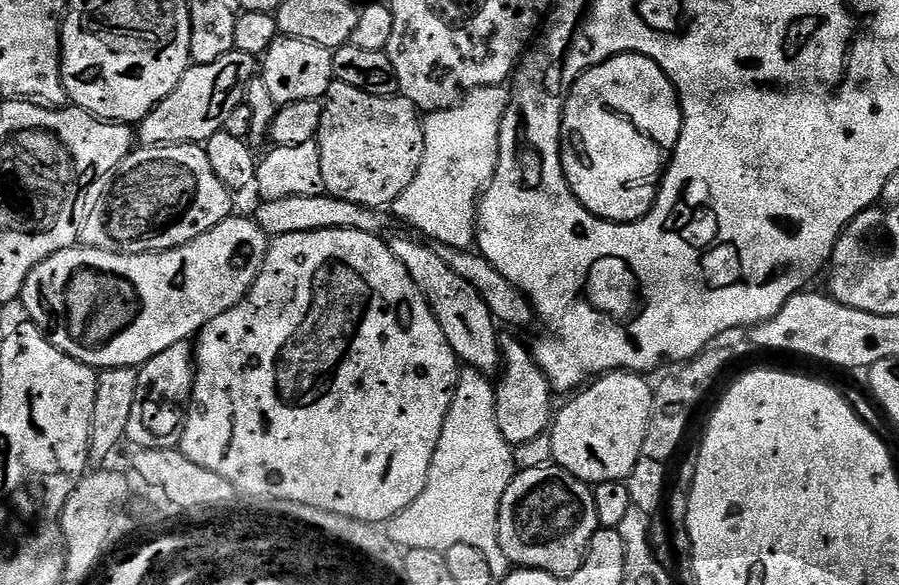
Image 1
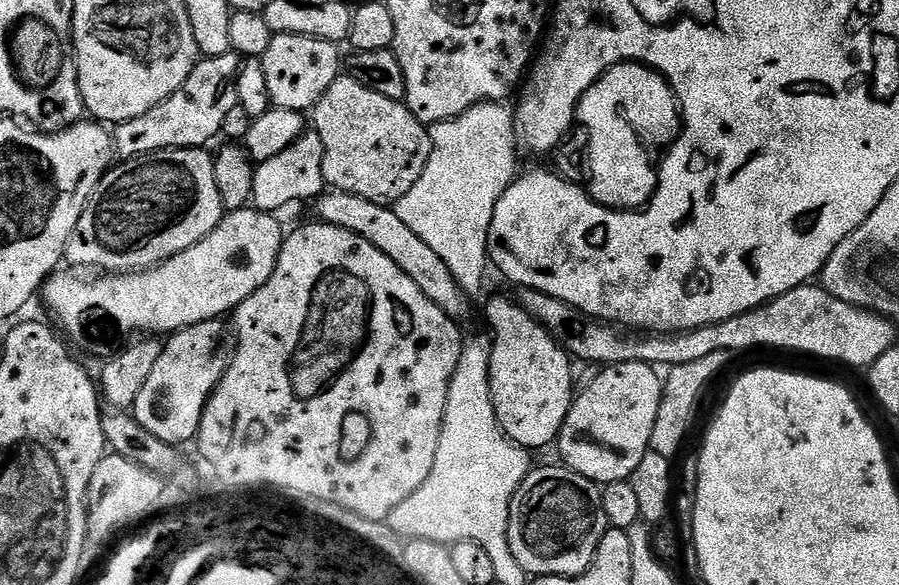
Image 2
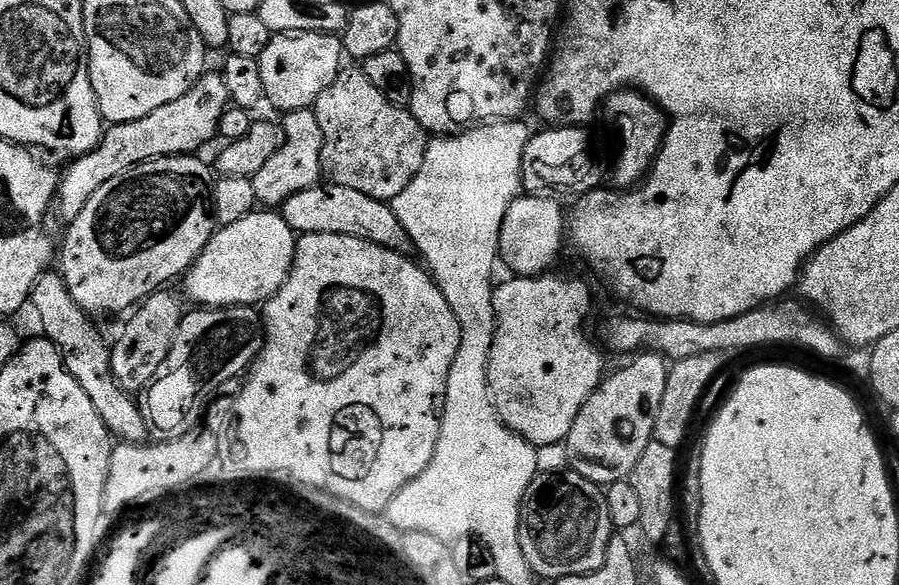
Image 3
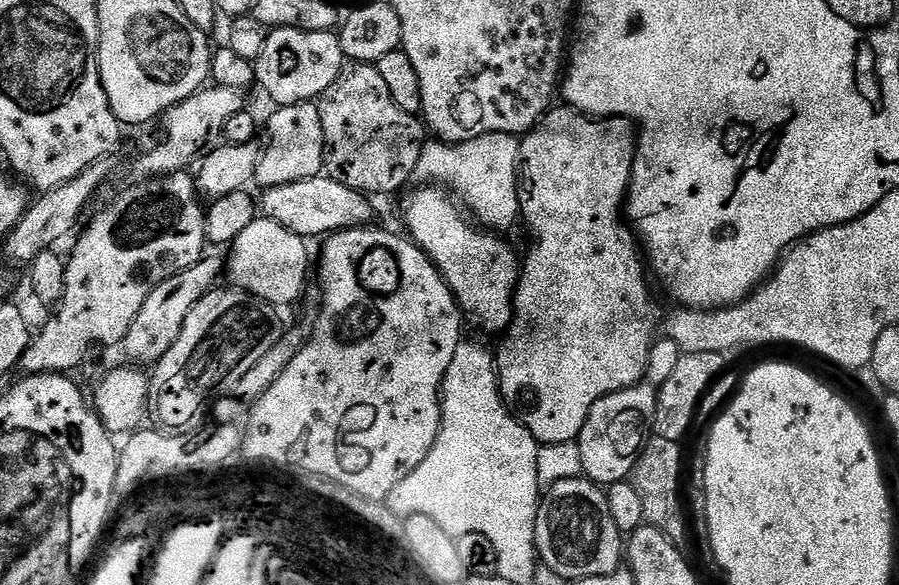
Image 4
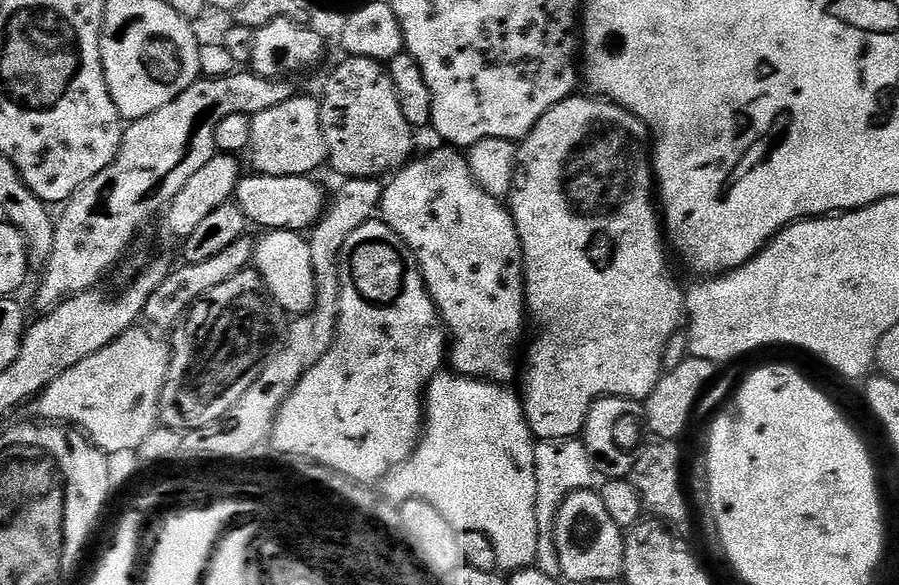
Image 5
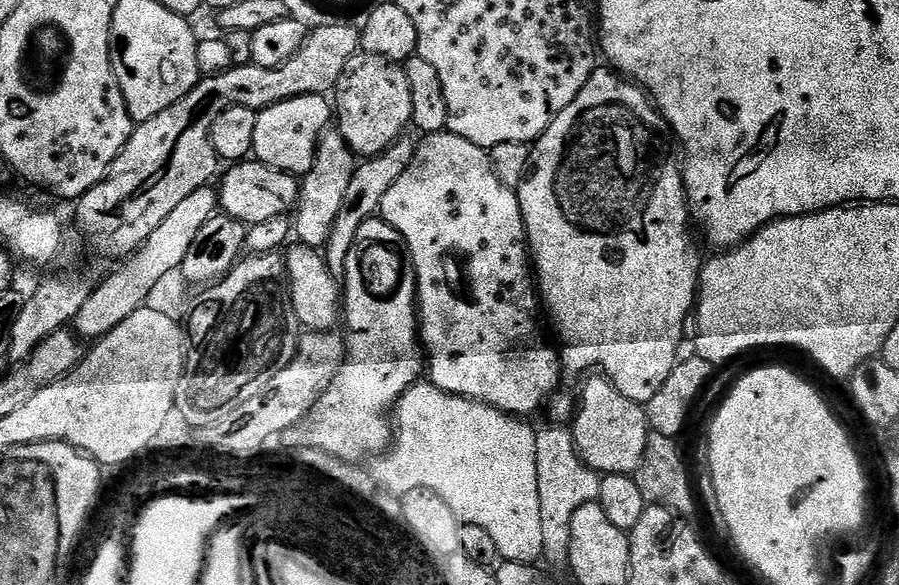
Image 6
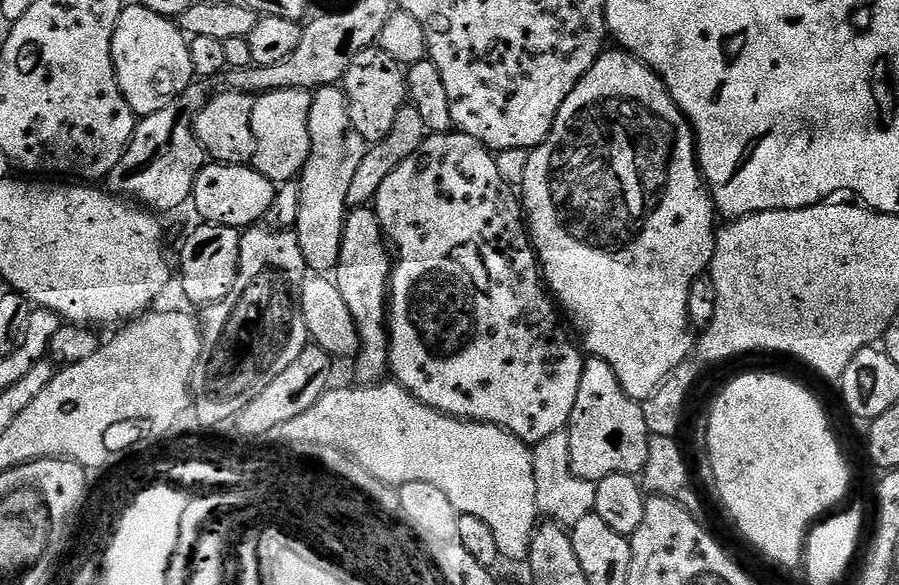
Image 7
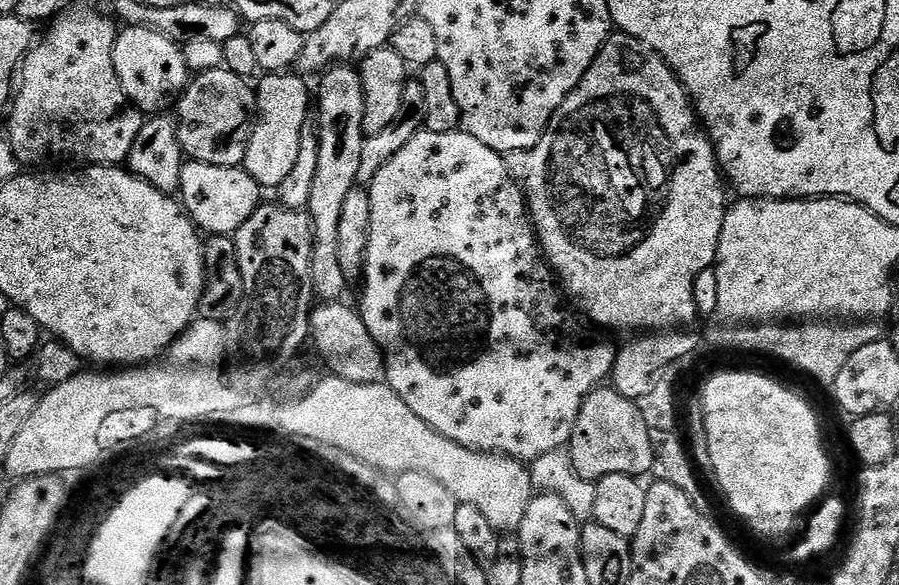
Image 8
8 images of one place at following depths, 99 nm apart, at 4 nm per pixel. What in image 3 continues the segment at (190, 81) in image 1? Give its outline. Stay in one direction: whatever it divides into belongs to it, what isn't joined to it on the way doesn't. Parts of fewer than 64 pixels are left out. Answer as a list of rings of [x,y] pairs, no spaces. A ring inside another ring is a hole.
[[[205,71],[200,80],[182,98],[174,98],[174,102],[166,102],[166,106],[158,106],[158,110],[150,110],[146,118],[138,118],[134,122],[113,124],[104,133],[104,139],[92,152],[75,157],[72,164],[59,177],[54,201],[54,212],[64,219],[65,225],[74,222],[78,214],[82,214],[86,202],[94,198],[94,193],[101,186],[106,186],[110,178],[118,178],[126,170],[136,164],[144,164],[148,160],[157,160],[163,156],[186,156],[199,153],[200,147],[211,136],[220,131],[222,114],[230,106],[226,82],[219,71]]]

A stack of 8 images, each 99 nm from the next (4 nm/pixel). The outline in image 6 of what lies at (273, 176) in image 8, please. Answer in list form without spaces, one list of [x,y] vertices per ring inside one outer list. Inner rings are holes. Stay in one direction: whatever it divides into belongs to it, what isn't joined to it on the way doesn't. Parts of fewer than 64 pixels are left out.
[[[327,95],[299,96],[259,109],[256,113],[252,147],[255,159],[267,168],[303,178],[314,166],[316,143],[320,141],[321,132],[325,131],[329,124],[330,100]]]

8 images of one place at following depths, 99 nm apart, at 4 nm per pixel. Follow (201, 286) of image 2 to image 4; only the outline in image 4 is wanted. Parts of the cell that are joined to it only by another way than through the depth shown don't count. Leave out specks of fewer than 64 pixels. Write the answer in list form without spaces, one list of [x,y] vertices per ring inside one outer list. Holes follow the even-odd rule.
[[[258,218],[238,234],[236,241],[230,245],[229,256],[226,256],[226,272],[232,275],[231,283],[242,288],[252,296],[266,301],[273,306],[292,304],[305,295],[304,283],[308,280],[308,248],[305,237],[286,230],[286,226],[278,226],[278,222],[267,218]]]

